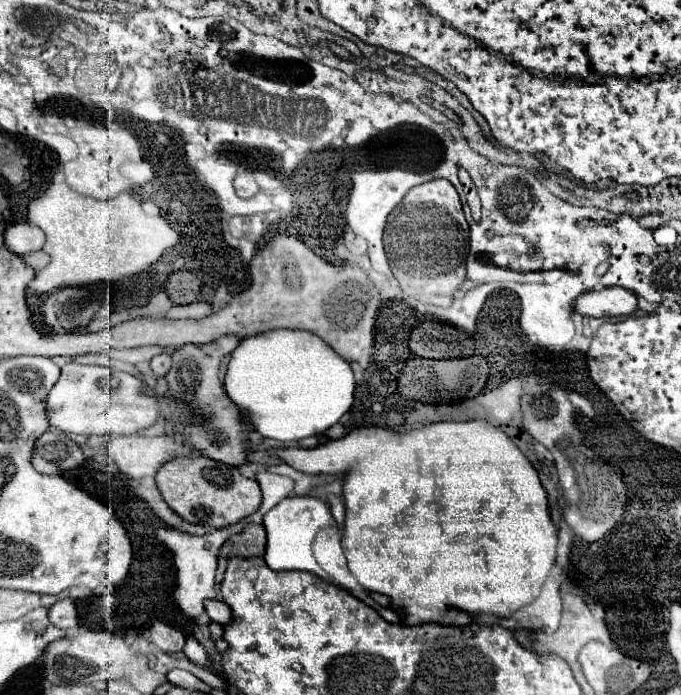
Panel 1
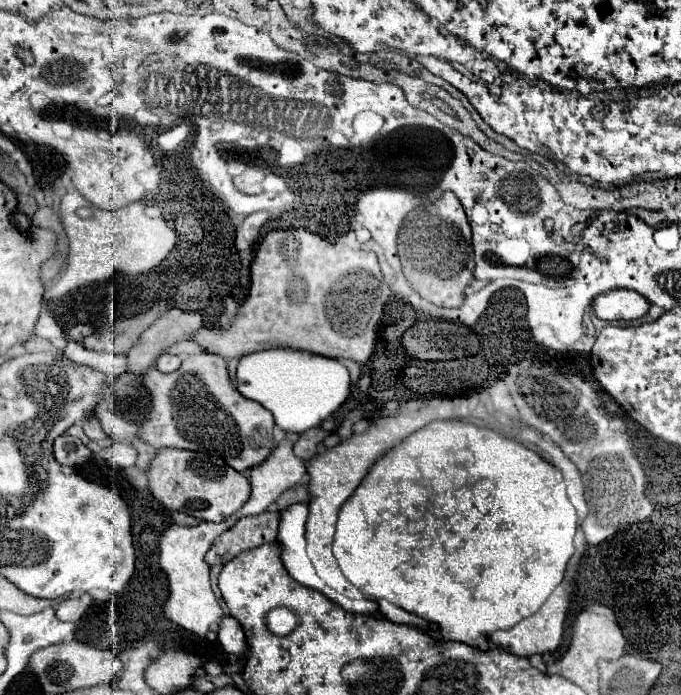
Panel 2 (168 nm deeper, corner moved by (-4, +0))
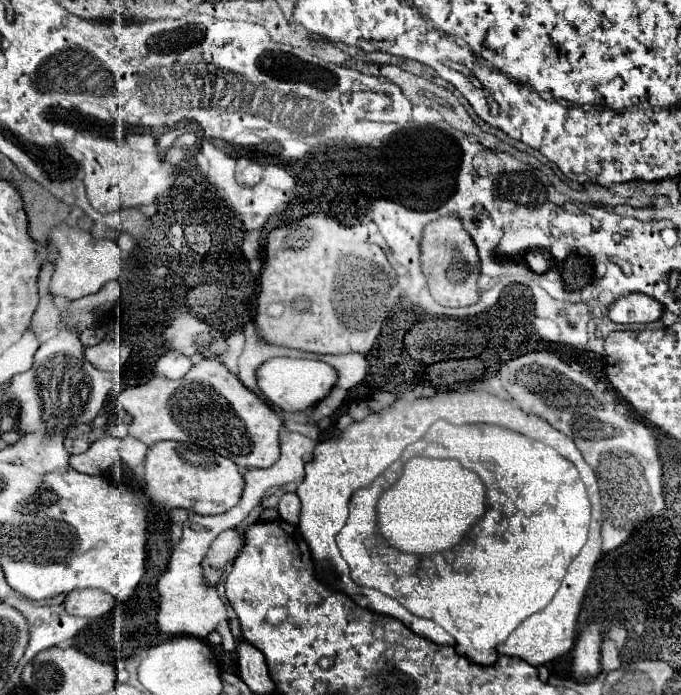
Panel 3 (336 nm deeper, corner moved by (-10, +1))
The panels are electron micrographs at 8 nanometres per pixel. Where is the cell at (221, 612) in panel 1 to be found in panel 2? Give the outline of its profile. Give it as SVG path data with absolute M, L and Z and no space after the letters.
M224 617L222 623L220 623L220 631L218 631L218 641L222 643L224 651L226 653L232 653L232 655L238 655L238 657L244 657L246 651L248 651L248 645L246 645L246 635L242 631L242 627L238 625L238 621L234 617Z

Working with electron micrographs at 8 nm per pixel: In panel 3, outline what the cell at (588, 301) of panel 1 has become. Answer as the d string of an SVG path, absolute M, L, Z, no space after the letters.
M626 294L612 302L608 316L618 324L648 324L656 322L662 316L662 304L646 294Z

